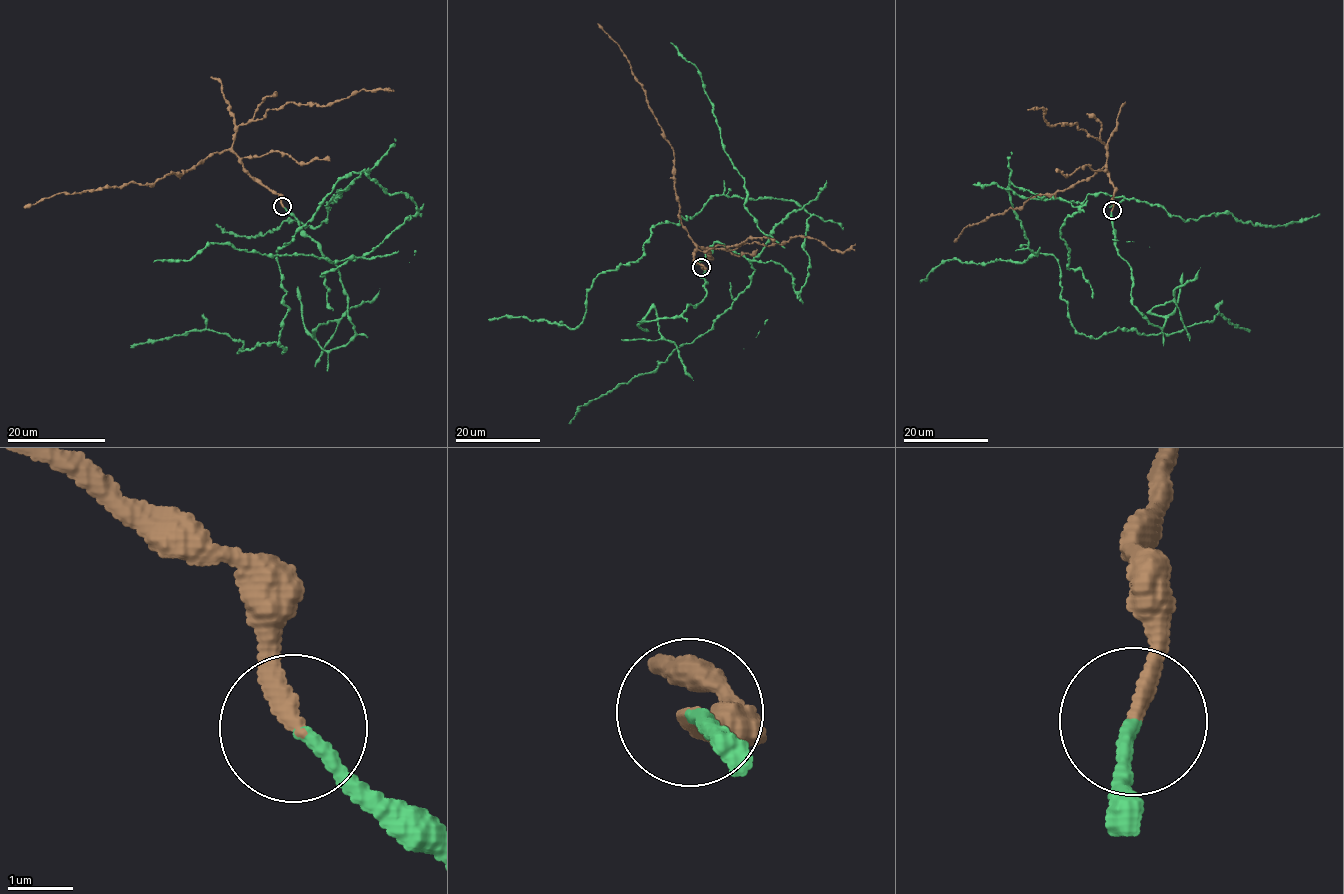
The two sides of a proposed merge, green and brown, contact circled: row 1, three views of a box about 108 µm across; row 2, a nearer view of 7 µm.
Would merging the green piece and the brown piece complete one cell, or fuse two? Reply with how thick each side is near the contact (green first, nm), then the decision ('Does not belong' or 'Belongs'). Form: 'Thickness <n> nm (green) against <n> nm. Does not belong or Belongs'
Thickness 200 nm (green) against 280 nm. Belongs

